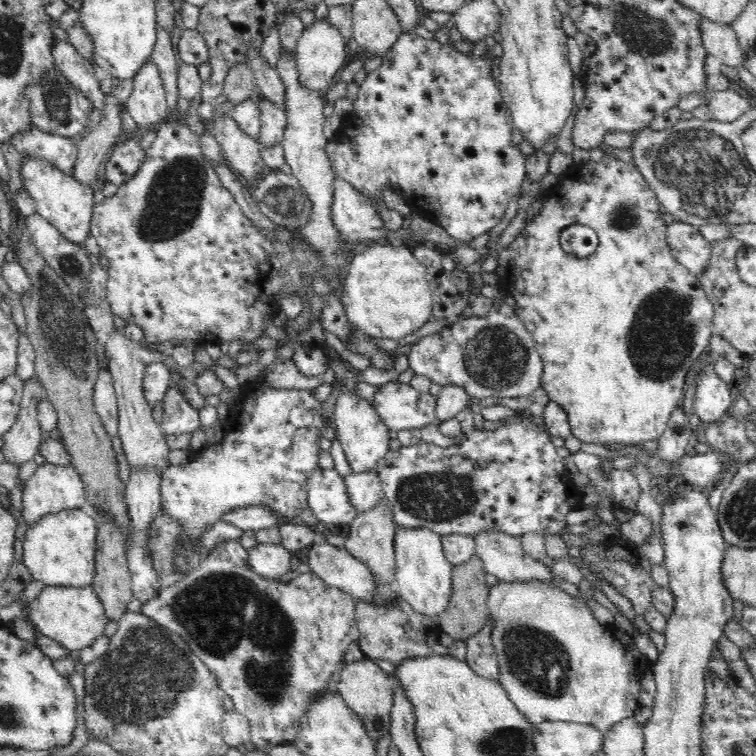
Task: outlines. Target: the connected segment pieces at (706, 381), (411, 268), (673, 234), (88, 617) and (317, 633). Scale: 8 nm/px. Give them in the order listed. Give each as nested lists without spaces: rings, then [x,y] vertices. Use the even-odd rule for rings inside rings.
[[[712,363],[700,371],[694,392],[694,413],[701,421],[718,422],[725,416],[734,401],[731,385],[713,369]]]
[[[373,243],[358,254],[350,254],[348,268],[337,295],[348,322],[354,330],[364,332],[368,337],[392,340],[404,338],[426,324],[432,312],[432,296],[426,280],[426,267],[414,256],[410,245],[401,243]]]
[[[686,222],[668,225],[667,241],[679,260],[692,274],[703,275],[712,264],[714,243],[707,239],[699,227]]]
[[[48,585],[30,606],[25,619],[39,635],[60,643],[60,646],[72,652],[74,650],[79,652],[87,646],[92,646],[96,638],[104,635],[104,628],[109,622],[92,586],[80,588]]]
[[[240,542],[220,544],[206,560],[199,560],[197,565],[193,566],[180,581],[168,587],[162,587],[151,600],[142,603],[141,614],[148,619],[154,620],[160,627],[177,632],[189,644],[192,652],[199,656],[215,674],[220,688],[224,690],[228,697],[232,698],[235,708],[247,716],[250,725],[250,741],[255,744],[254,750],[267,753],[274,746],[294,743],[300,729],[303,727],[303,718],[314,708],[316,702],[331,693],[328,682],[330,682],[334,670],[340,669],[343,664],[343,656],[348,650],[348,645],[358,639],[356,603],[352,596],[328,585],[314,571],[299,574],[290,582],[277,582],[276,580],[260,577],[250,568],[248,552]]]

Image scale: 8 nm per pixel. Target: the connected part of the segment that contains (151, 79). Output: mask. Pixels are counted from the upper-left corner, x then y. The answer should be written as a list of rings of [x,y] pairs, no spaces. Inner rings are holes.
[[[151,60],[134,77],[127,108],[141,132],[156,130],[160,124],[167,121],[164,86],[158,68]]]

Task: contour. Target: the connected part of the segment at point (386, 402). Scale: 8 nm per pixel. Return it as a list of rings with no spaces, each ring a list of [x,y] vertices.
[[[398,380],[383,384],[372,401],[388,428],[395,431],[438,422],[437,396]]]

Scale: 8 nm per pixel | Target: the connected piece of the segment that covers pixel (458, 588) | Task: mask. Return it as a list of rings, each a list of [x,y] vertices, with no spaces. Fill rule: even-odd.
[[[473,552],[473,556],[453,568],[452,570],[452,596],[446,616],[446,632],[452,634],[454,641],[465,641],[473,637],[489,620],[489,592],[491,590],[486,583],[486,570],[480,555]]]

